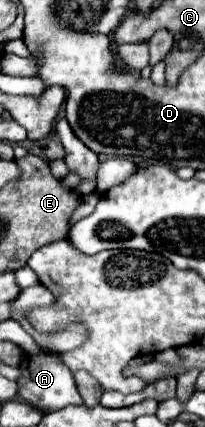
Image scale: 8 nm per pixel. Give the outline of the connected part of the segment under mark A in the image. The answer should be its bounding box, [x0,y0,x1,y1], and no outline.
[18,353,82,411]

